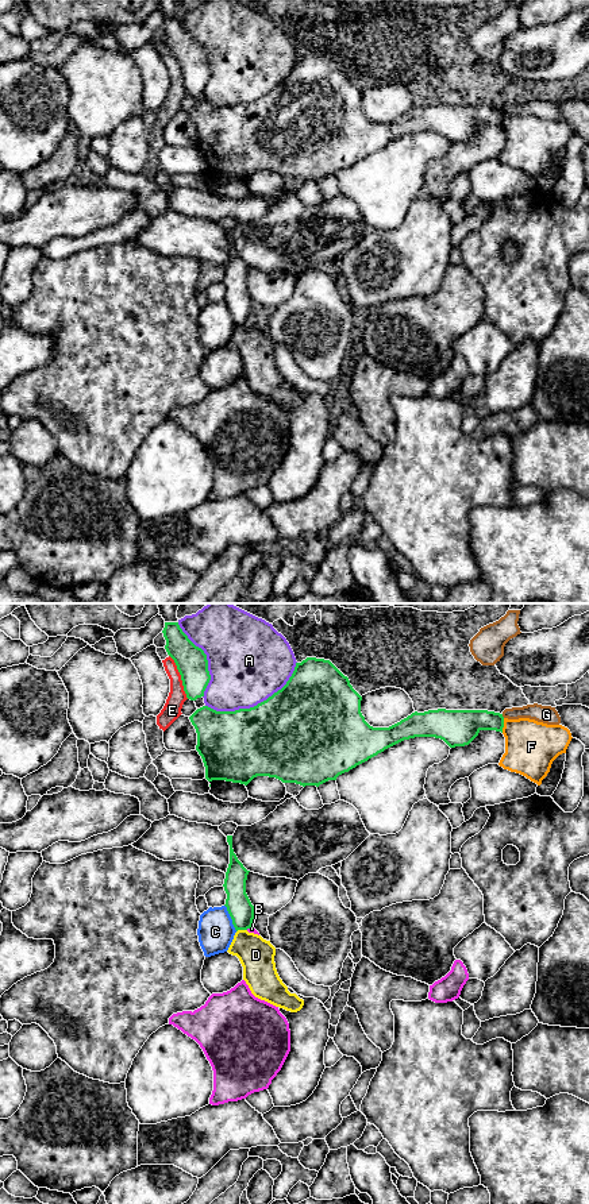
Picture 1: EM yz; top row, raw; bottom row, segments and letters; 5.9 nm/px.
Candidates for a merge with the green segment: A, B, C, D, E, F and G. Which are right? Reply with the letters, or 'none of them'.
none of them

